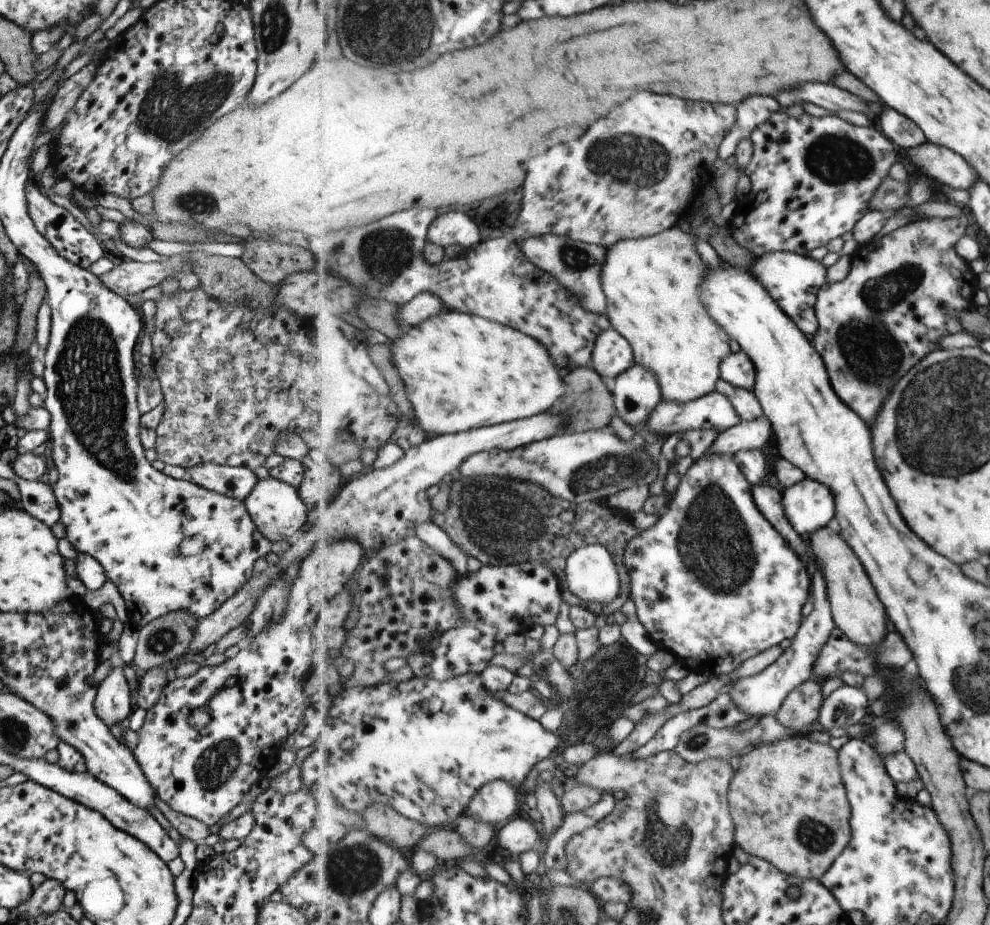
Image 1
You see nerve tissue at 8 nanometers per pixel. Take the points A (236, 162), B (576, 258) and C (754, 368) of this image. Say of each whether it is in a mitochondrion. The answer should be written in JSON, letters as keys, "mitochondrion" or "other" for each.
{"A":"other","B":"mitochondrion","C":"other"}

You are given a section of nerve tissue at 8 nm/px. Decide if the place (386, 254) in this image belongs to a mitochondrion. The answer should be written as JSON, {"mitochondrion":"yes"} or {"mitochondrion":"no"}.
{"mitochondrion":"yes"}

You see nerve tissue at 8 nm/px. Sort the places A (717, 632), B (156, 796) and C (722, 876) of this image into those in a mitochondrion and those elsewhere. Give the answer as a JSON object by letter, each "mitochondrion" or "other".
{"A":"other","B":"other","C":"other"}

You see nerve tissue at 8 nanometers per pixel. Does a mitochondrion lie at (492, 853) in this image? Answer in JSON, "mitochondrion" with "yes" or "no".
{"mitochondrion":"no"}

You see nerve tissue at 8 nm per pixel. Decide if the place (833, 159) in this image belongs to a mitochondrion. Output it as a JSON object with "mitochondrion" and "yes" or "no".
{"mitochondrion":"yes"}

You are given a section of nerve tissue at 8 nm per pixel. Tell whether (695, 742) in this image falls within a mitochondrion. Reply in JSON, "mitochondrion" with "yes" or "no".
{"mitochondrion":"yes"}

